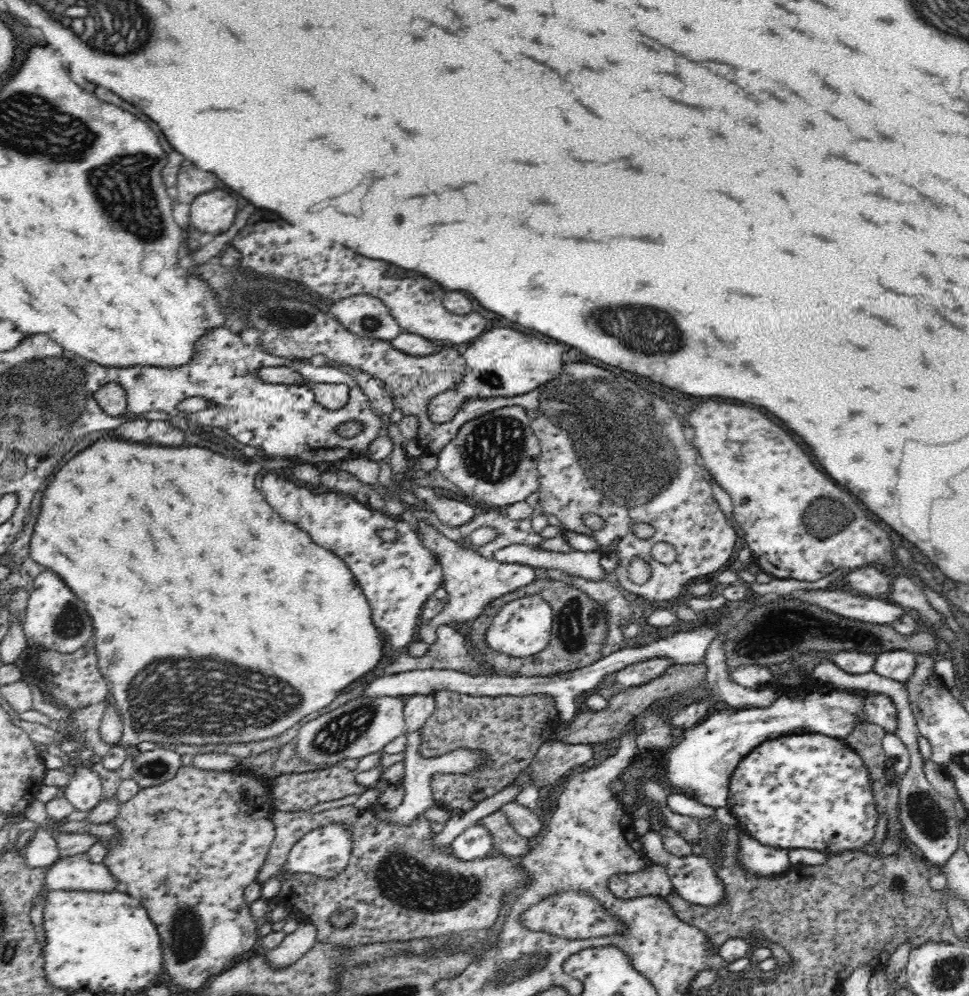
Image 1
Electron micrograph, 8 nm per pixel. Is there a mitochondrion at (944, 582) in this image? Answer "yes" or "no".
no

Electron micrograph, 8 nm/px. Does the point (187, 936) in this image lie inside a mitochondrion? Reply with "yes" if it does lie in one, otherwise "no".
yes

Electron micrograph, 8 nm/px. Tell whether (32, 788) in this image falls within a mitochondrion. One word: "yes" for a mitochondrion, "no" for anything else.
no

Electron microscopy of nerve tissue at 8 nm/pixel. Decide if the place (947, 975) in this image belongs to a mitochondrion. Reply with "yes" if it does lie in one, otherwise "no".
yes

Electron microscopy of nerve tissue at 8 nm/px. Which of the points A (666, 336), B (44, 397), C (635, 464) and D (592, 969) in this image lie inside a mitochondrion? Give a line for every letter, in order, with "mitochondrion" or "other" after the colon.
A: mitochondrion
B: mitochondrion
C: mitochondrion
D: other

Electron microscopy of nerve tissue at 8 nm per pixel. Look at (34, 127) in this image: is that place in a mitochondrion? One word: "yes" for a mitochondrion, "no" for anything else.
yes

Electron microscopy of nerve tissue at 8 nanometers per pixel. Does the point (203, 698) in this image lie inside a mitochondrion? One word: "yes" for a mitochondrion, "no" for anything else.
yes

